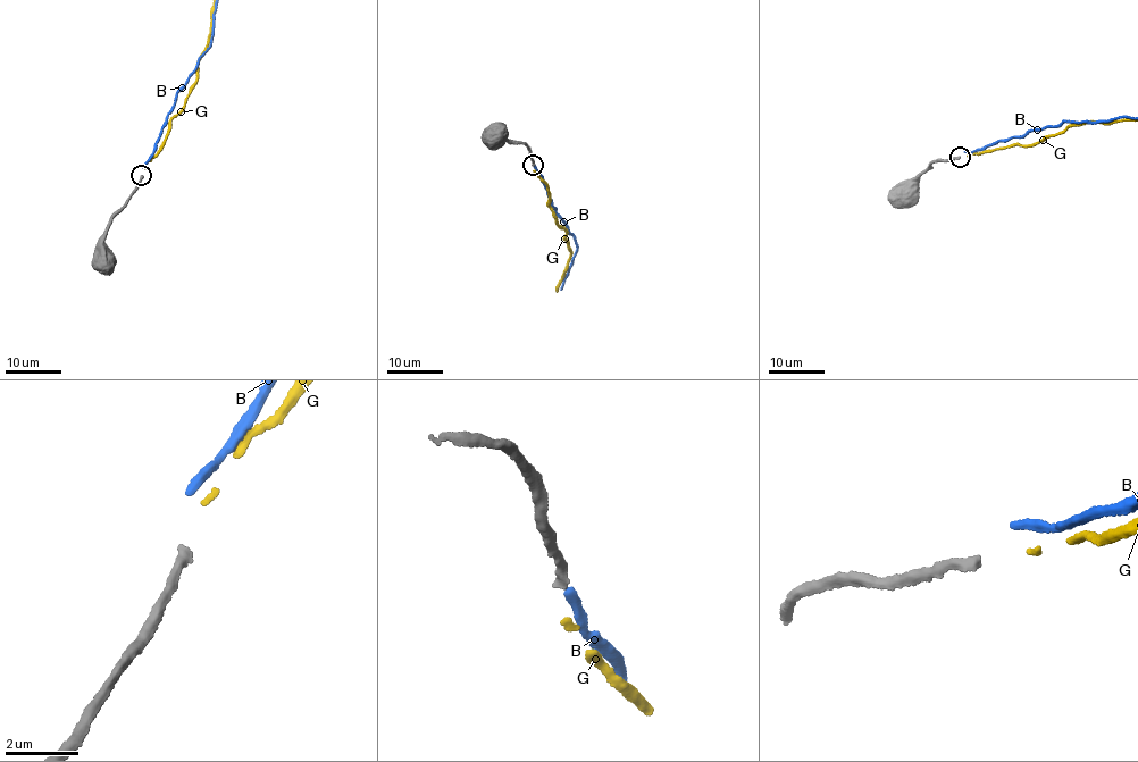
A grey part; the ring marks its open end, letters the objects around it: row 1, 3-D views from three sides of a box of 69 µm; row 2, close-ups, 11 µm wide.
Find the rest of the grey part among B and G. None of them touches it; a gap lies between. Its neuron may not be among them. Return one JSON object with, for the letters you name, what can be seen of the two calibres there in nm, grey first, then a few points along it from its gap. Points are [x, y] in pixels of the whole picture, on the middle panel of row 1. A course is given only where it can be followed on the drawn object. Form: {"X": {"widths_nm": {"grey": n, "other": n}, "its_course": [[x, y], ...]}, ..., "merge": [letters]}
{"G": {"widths_nm": {"grey": 260, "other": 110}}, "merge": ["G"]}

